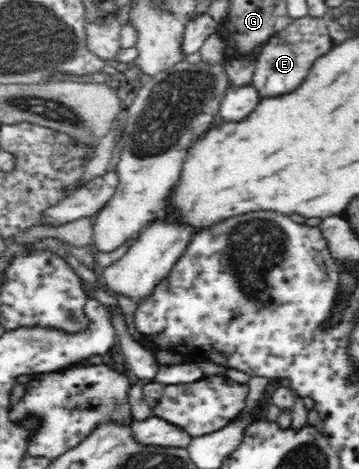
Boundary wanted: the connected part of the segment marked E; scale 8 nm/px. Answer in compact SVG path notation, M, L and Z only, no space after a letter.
M305 16L297 18L282 31L276 32L257 54L252 85L260 98L293 92L309 74L313 62L331 50L332 38L324 19Z

